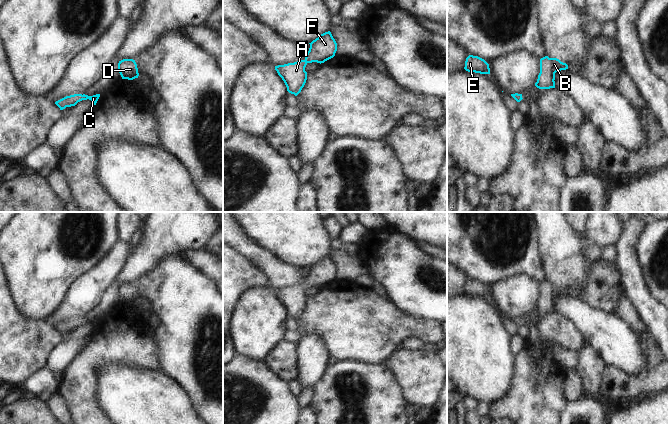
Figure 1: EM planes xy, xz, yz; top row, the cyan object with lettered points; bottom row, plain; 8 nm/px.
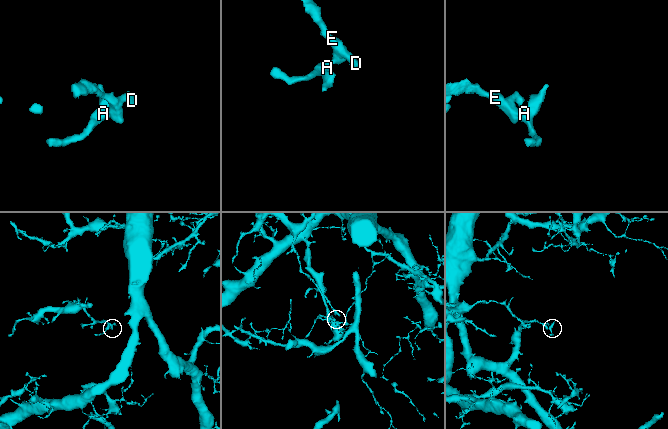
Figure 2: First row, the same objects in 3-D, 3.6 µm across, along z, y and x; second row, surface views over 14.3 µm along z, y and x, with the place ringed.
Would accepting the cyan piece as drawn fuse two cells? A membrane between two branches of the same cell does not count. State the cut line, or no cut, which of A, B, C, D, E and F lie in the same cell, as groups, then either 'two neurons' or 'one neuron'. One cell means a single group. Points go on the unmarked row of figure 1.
no cut; A B C D E F; one neuron

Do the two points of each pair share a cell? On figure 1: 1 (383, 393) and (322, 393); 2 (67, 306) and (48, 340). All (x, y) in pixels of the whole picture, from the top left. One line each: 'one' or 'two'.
1: one
2: two

